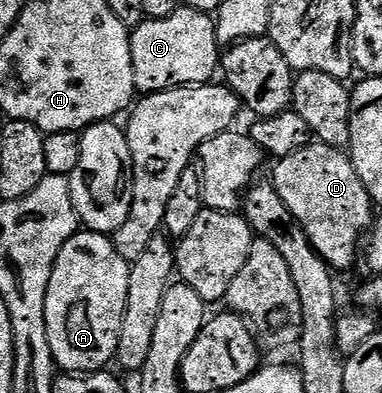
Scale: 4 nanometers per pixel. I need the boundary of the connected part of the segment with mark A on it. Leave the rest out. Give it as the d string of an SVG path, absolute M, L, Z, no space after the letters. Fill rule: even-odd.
M78 229L70 239L59 249L57 260L51 273L51 281L47 285L47 297L45 298L45 324L47 325L47 345L51 345L54 364L65 373L92 373L108 368L114 362L119 345L119 329L123 329L123 313L127 309L127 285L131 285L129 276L130 264L115 249L112 238L101 235L97 231Z

